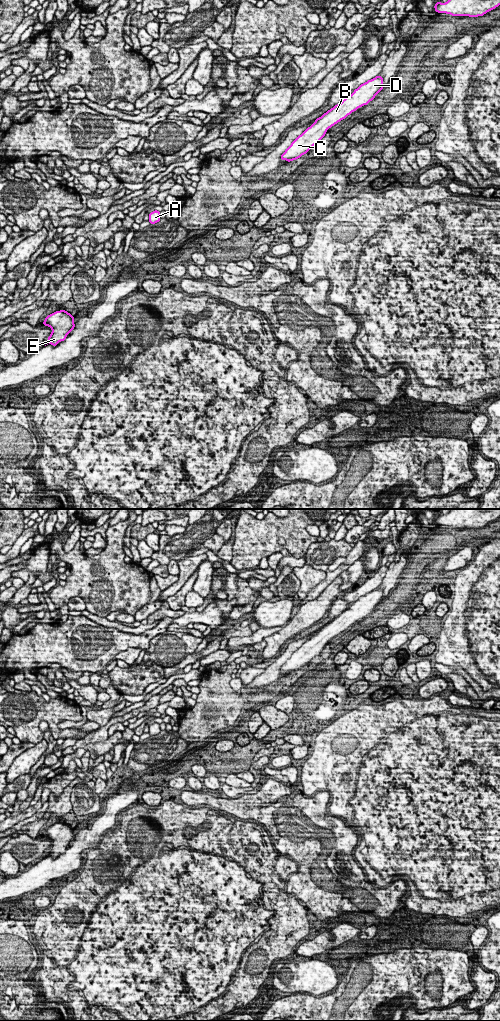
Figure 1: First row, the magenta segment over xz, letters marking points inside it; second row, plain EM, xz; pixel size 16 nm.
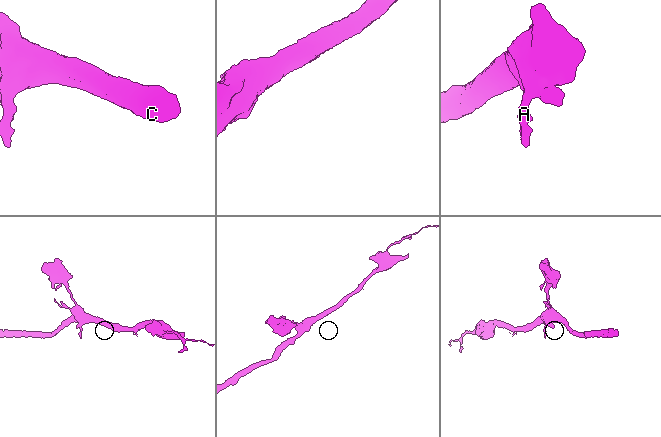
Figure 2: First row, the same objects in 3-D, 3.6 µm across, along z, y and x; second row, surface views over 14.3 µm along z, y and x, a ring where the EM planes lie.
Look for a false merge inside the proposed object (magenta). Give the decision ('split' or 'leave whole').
leave whole

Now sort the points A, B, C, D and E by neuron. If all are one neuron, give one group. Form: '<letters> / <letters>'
A B C D E

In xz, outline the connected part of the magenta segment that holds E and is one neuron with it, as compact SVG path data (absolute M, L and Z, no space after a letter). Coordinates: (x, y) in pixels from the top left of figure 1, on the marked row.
M65 310L56 311L48 315L43 322L43 325L49 326L52 329L52 333L47 339L48 344L53 346L64 341L67 334L75 327L74 317Z

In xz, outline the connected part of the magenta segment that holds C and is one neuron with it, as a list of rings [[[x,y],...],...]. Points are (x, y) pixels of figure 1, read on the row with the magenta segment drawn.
[[[380,75],[361,84],[349,97],[343,99],[341,103],[328,110],[305,129],[281,155],[281,160],[290,162],[306,154],[325,136],[329,128],[372,101],[384,88],[382,85],[383,78]]]

